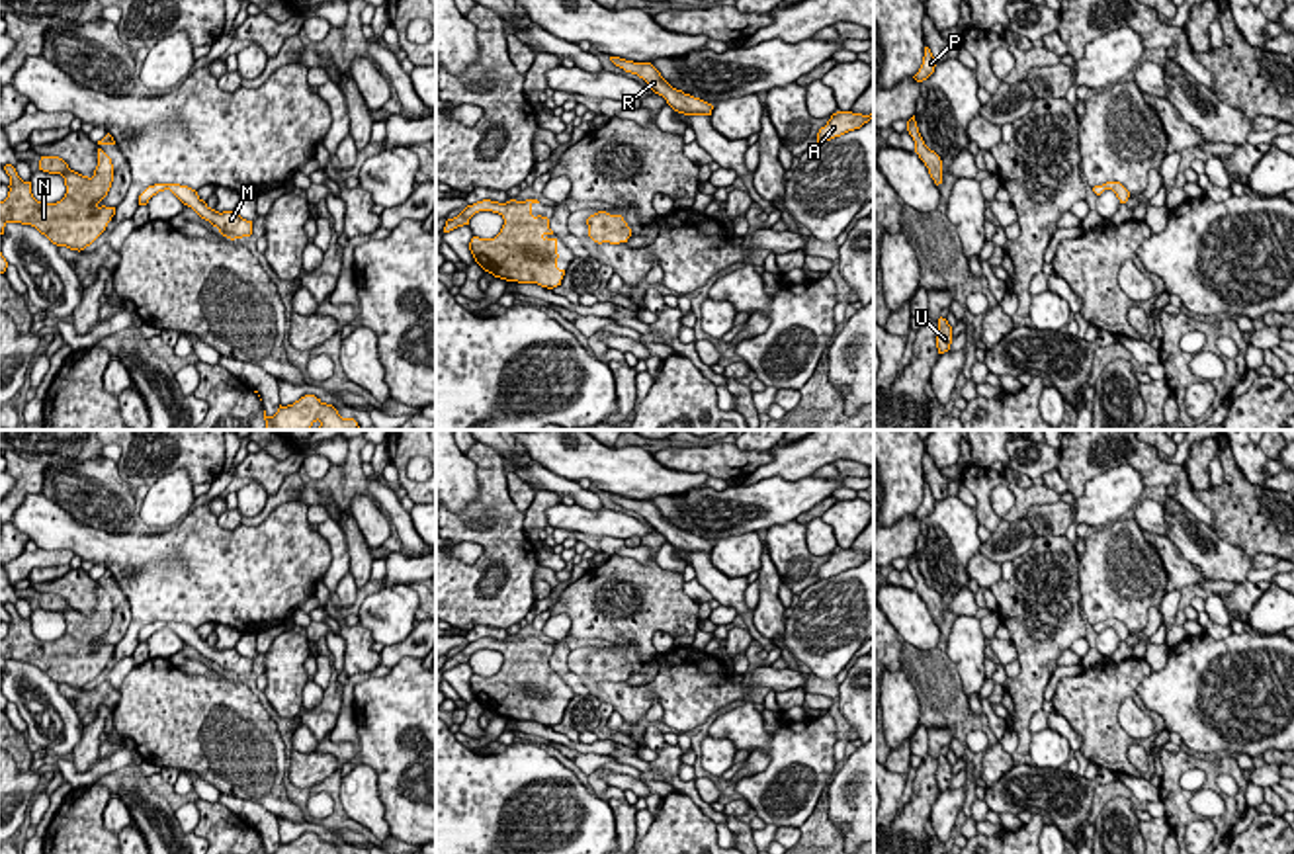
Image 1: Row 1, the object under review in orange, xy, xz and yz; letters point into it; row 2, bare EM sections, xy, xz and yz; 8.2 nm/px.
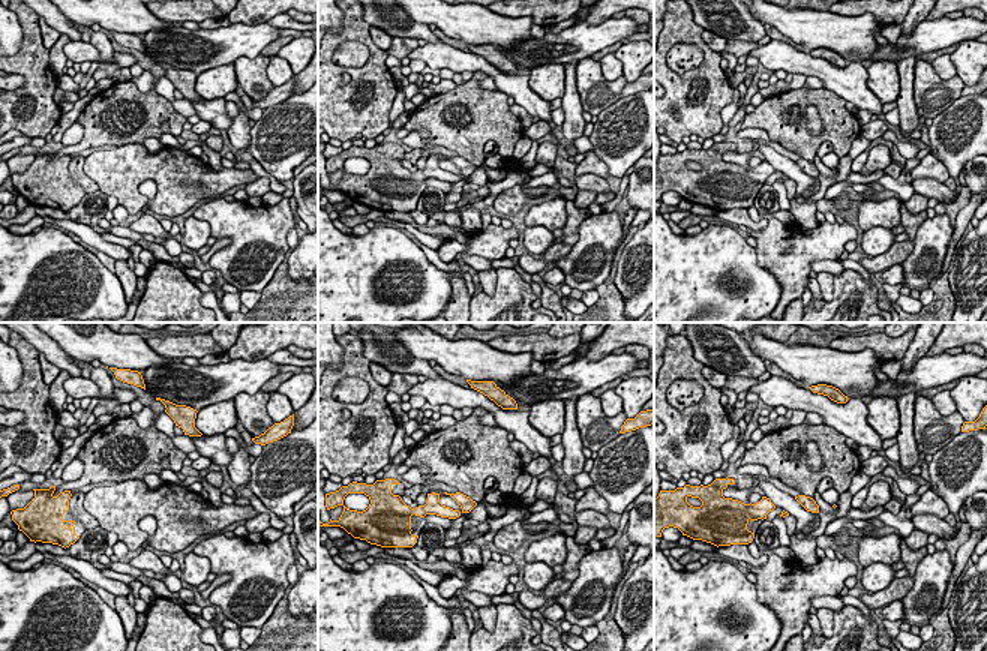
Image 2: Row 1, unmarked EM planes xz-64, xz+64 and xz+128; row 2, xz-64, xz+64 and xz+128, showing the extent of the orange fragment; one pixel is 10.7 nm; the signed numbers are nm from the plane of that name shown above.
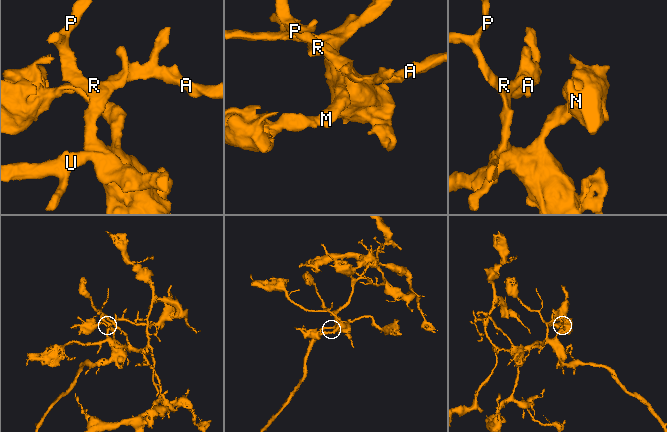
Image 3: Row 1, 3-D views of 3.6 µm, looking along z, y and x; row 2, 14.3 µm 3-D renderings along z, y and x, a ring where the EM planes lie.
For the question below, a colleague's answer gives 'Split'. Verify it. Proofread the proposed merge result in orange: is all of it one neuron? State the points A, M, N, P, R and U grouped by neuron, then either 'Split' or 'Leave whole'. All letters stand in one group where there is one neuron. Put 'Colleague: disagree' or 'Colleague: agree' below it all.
Groups: A M N P R U. Leave whole
Colleague: disagree

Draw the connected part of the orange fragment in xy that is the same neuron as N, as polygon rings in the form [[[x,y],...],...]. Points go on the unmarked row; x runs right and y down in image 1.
[[[98,586],[92,616],[70,608],[59,594],[41,594],[39,608],[65,616],[66,631],[57,641],[37,639],[31,619],[23,619],[12,602],[6,602],[4,608],[10,614],[10,629],[0,639],[0,672],[8,661],[31,662],[53,682],[80,690],[106,668],[115,653],[115,645],[98,643],[113,619],[111,596],[102,586]]]

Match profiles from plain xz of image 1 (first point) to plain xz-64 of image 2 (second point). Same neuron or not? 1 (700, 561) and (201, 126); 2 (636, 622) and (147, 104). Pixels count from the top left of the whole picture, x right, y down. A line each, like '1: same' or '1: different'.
1: different
2: same

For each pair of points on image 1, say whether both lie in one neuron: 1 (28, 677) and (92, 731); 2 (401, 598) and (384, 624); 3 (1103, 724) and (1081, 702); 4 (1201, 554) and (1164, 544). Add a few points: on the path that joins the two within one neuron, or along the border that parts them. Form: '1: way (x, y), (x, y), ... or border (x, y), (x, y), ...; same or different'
1: border (85, 725), (83, 737), (71, 753); different
2: way (399, 604), (389, 618); same
3: way (1097, 718), (1087, 708); same
4: border (1165, 536), (1207, 581); different

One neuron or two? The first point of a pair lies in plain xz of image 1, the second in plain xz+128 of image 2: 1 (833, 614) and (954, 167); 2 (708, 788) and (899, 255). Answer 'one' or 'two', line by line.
1: one
2: one

